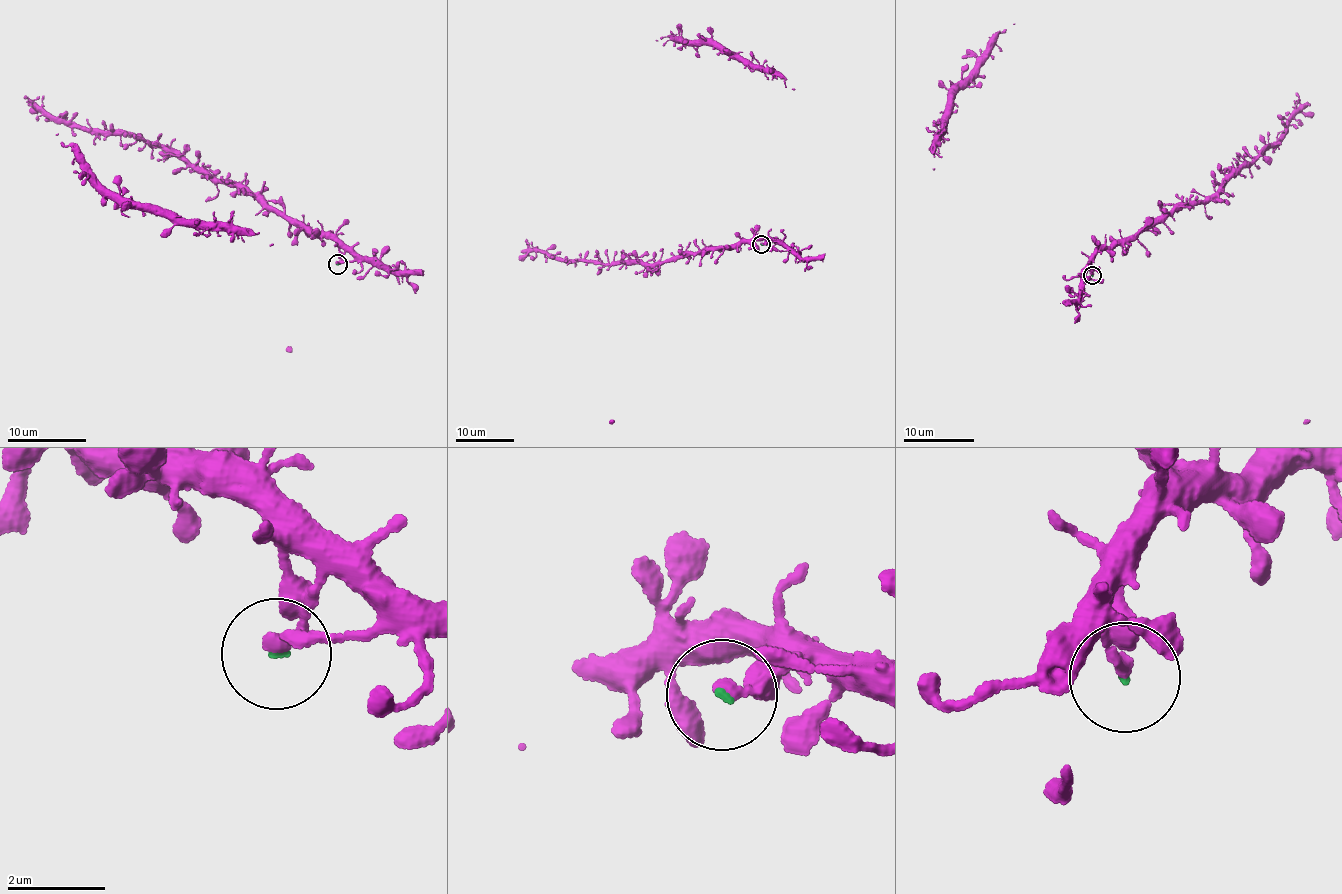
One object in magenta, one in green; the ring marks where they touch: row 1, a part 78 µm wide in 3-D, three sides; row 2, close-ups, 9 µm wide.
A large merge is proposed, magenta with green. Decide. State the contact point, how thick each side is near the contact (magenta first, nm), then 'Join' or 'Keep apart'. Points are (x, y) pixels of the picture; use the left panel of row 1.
Place: (338, 264). Thickness 280 nm (magenta) against 70 nm. Join

